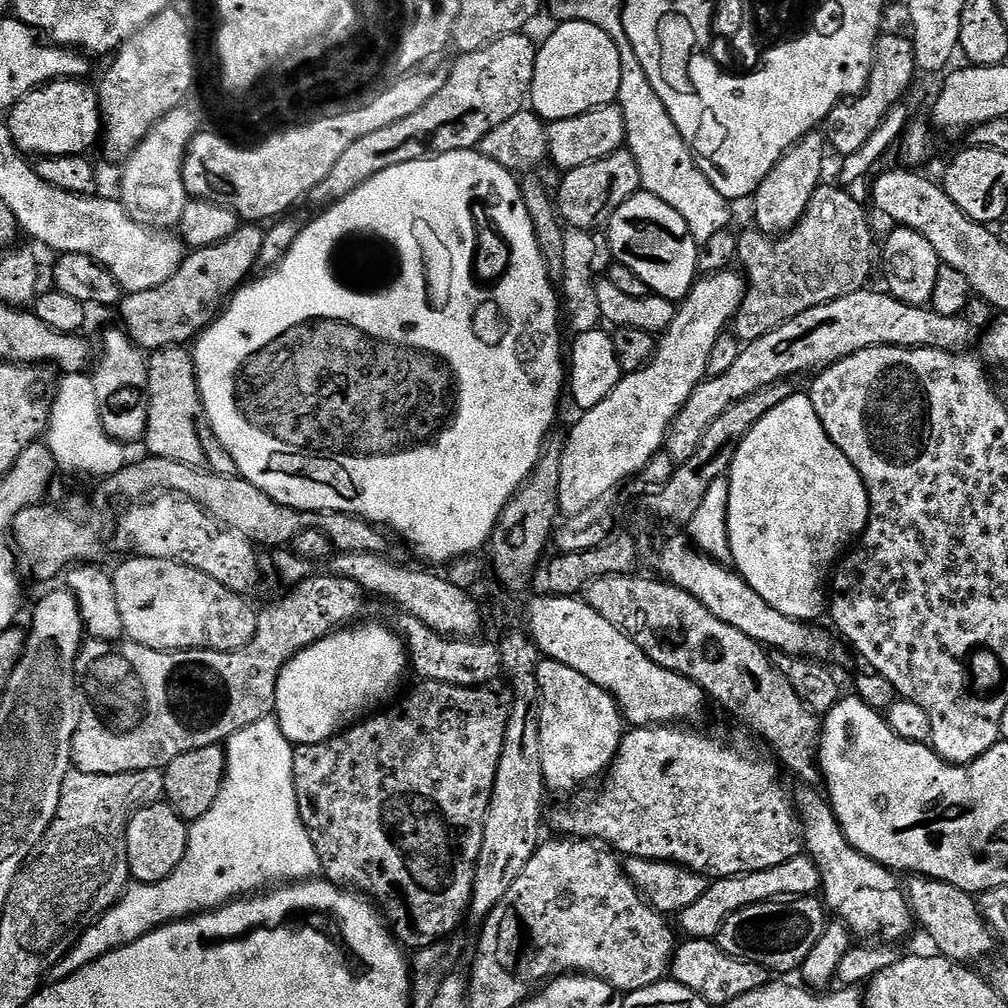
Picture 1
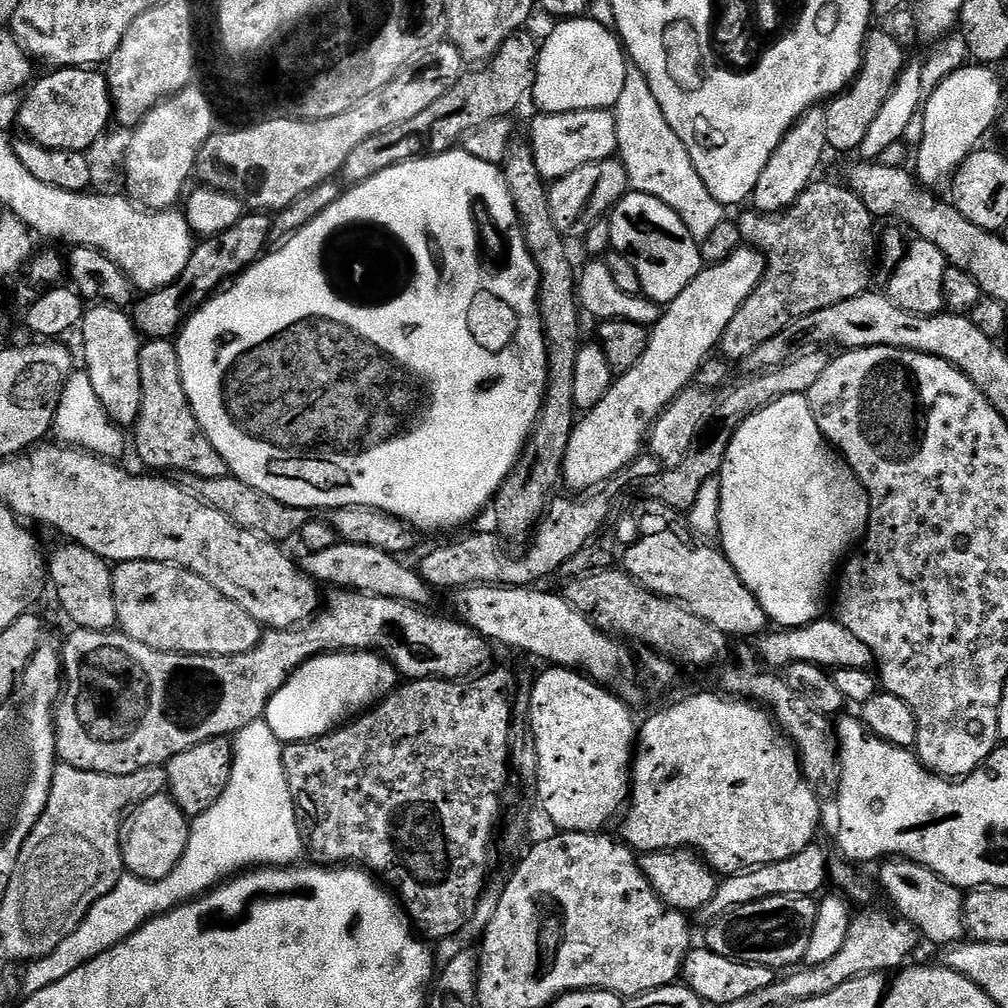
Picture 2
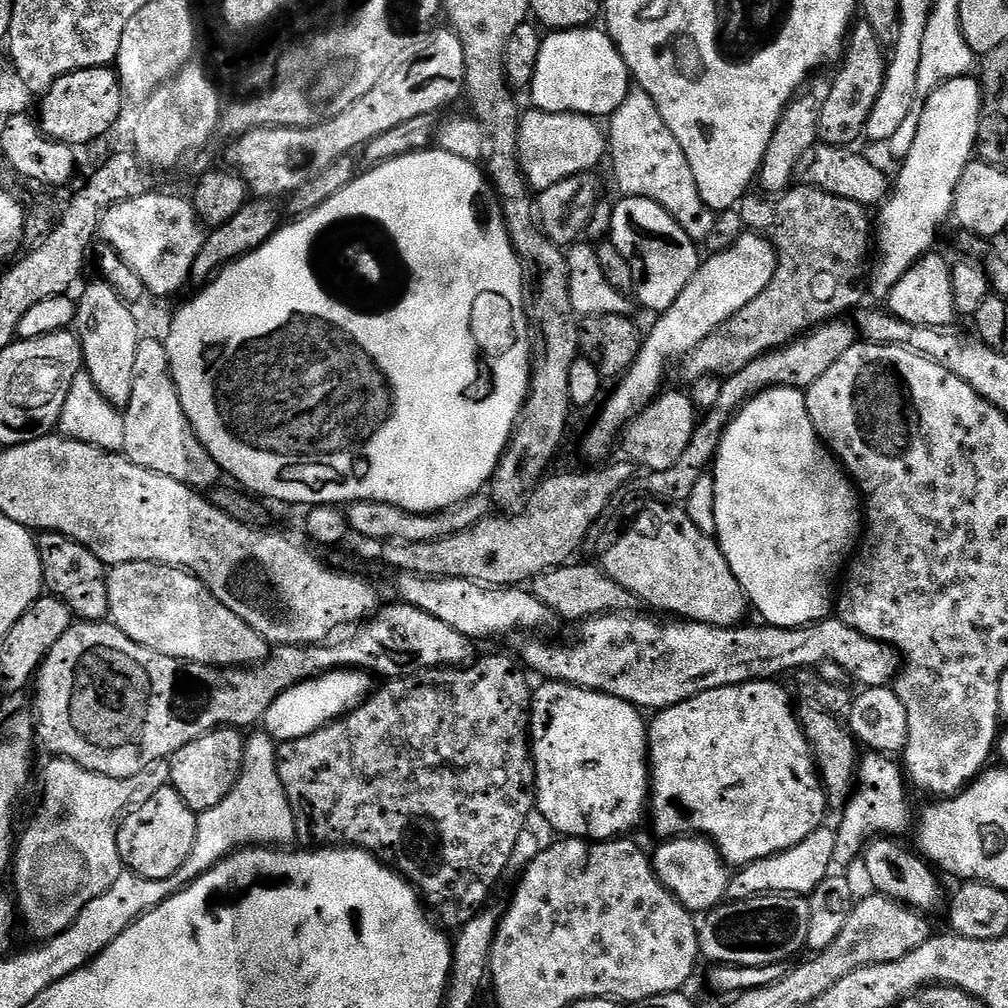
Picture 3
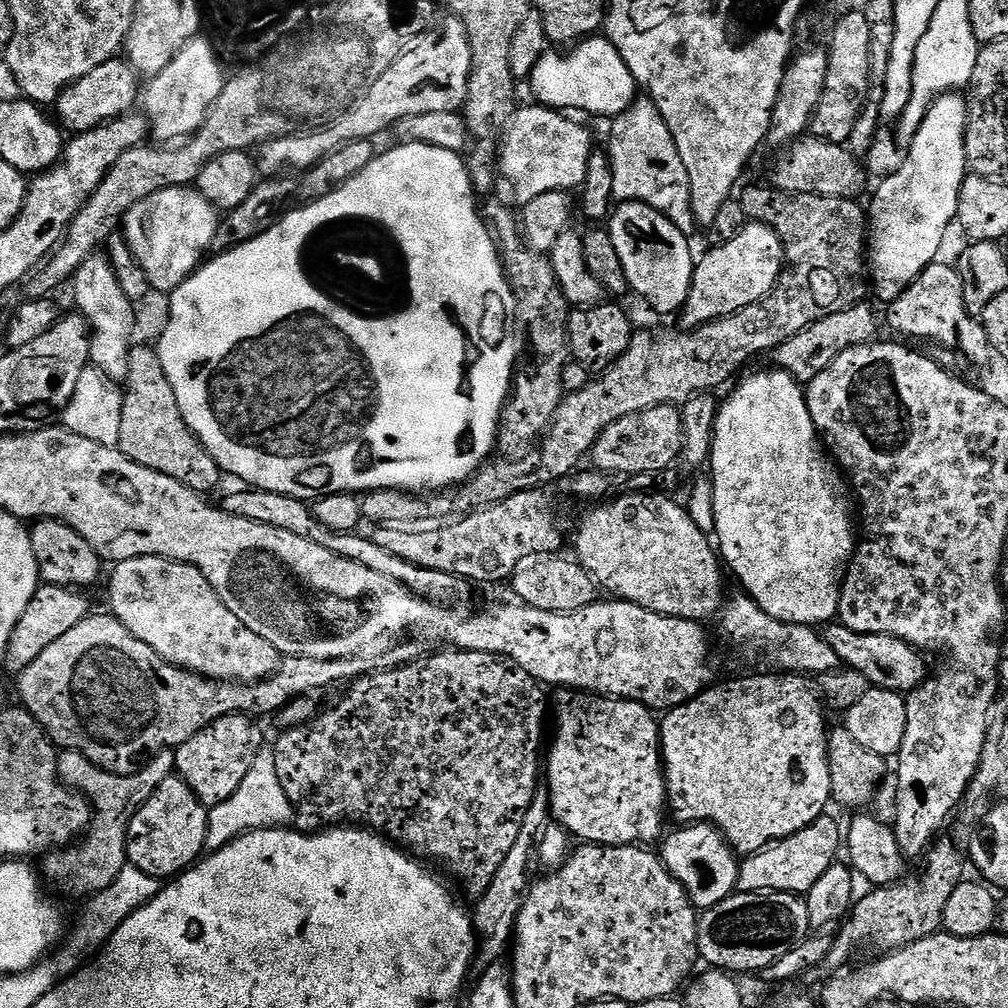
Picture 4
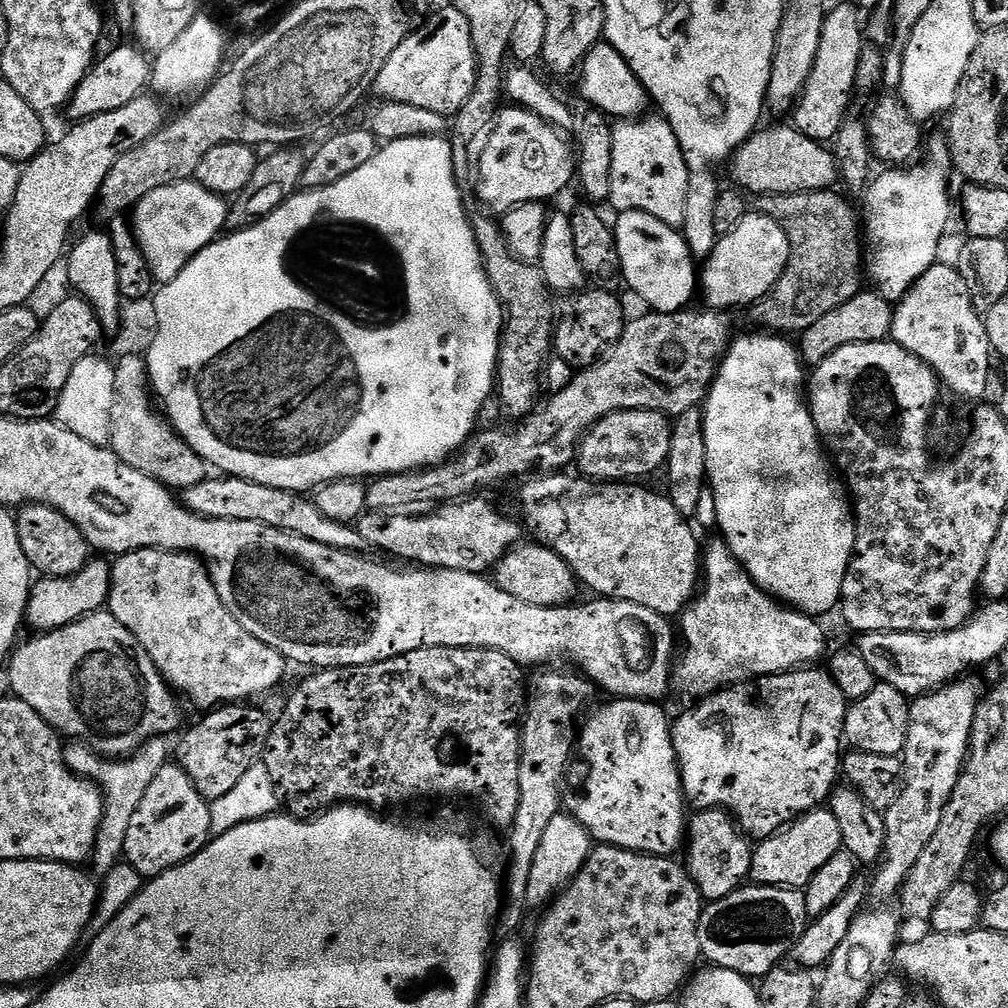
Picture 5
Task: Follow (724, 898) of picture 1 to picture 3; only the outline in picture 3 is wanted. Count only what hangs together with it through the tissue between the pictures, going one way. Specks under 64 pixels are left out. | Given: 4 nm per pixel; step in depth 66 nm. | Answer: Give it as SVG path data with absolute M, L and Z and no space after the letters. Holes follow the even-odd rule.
M825 826L814 830L806 842L798 842L785 852L774 854L770 858L762 858L753 864L739 869L728 881L728 900L745 900L755 896L786 896L811 897L812 892L825 880L834 868L834 842L836 833L831 827Z

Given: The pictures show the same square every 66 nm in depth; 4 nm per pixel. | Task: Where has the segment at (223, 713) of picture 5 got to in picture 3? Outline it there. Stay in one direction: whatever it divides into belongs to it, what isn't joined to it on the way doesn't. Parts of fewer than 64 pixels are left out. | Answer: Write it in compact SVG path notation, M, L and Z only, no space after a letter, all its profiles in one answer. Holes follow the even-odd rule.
M215 728L213 732L202 734L202 738L194 738L194 742L186 742L182 750L178 750L168 760L170 778L168 784L178 794L182 794L182 802L190 806L198 814L206 810L214 810L218 802L225 800L234 790L244 768L244 750L246 736L241 729Z

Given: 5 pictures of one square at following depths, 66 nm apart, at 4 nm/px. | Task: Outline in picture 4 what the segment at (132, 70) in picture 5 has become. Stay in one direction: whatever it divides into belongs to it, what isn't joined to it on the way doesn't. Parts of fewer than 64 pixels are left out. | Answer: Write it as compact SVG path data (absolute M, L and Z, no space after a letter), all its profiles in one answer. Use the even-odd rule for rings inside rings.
M120 58L107 60L102 66L90 70L90 74L78 78L60 93L60 99L54 105L55 119L68 134L101 128L108 121L117 120L120 116L133 111L132 103L135 100L137 103L138 100L136 80L138 81L138 74L132 69L131 64Z

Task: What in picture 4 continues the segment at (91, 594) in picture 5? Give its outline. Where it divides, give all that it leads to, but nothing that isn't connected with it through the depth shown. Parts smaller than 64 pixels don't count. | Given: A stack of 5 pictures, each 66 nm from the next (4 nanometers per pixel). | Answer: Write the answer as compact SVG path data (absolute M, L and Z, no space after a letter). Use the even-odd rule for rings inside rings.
M41 583L40 587L36 589L30 606L26 606L22 618L18 618L18 626L14 626L14 630L10 634L6 654L2 657L5 670L12 674L19 674L22 670L26 670L26 666L30 666L30 662L34 662L34 658L38 658L38 654L42 654L42 650L46 650L46 646L58 642L58 638L62 638L62 634L74 630L74 626L78 626L78 622L82 622L89 616L90 608L88 608L88 600L84 596L87 595L83 591L74 588Z

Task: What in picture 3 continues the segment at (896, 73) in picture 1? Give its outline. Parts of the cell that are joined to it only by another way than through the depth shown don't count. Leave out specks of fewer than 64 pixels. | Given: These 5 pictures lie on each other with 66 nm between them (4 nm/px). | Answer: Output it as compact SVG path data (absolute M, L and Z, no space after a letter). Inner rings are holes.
M860 22L851 29L846 41L846 51L842 57L843 64L844 69L832 80L830 98L826 98L826 106L820 115L823 143L833 144L839 148L855 145L857 143L855 140L865 135L867 120L882 92L886 52L878 34L874 34L871 26Z

